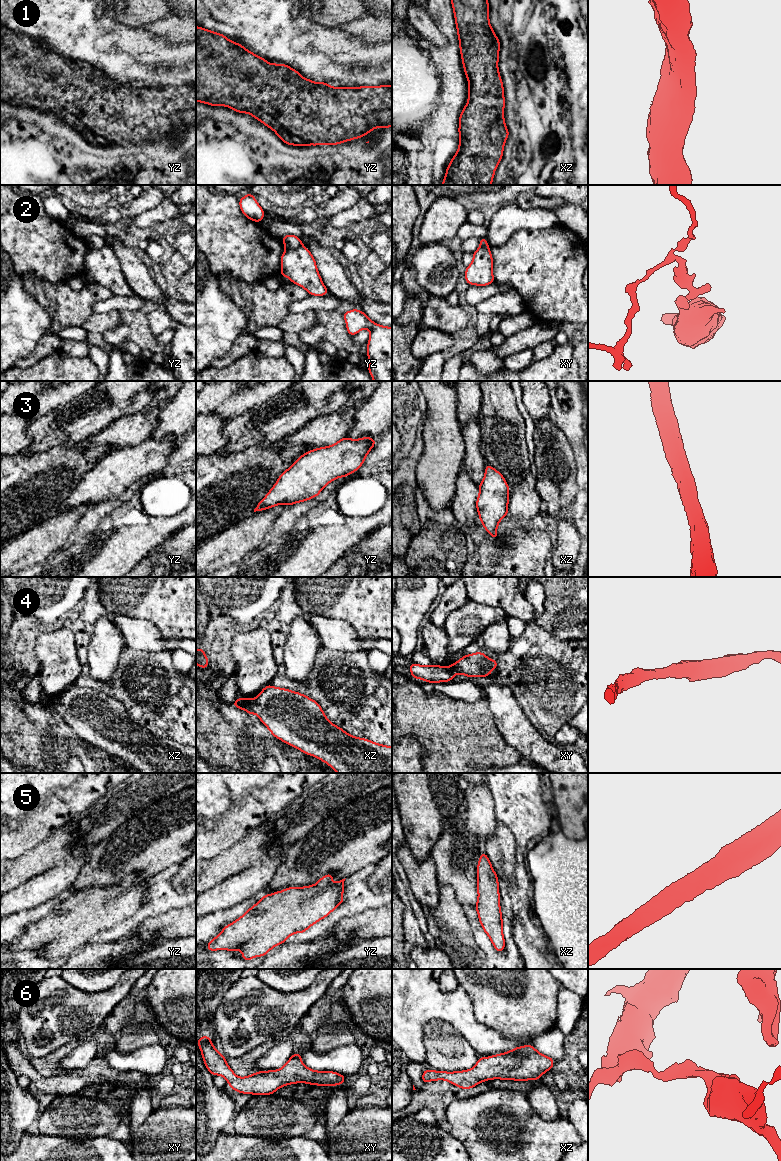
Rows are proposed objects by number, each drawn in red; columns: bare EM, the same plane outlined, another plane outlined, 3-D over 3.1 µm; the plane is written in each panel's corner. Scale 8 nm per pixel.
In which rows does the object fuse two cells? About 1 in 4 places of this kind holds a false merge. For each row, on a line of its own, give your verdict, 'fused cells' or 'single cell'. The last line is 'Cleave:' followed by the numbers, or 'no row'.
1: single cell
2: fused cells
3: single cell
4: single cell
5: single cell
6: single cell
Cleave: 2

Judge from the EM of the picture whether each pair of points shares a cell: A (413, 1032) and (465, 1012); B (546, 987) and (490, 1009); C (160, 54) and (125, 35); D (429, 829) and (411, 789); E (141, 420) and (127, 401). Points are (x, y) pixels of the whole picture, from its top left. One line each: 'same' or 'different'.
A: same
B: same
C: same
D: same
E: different

